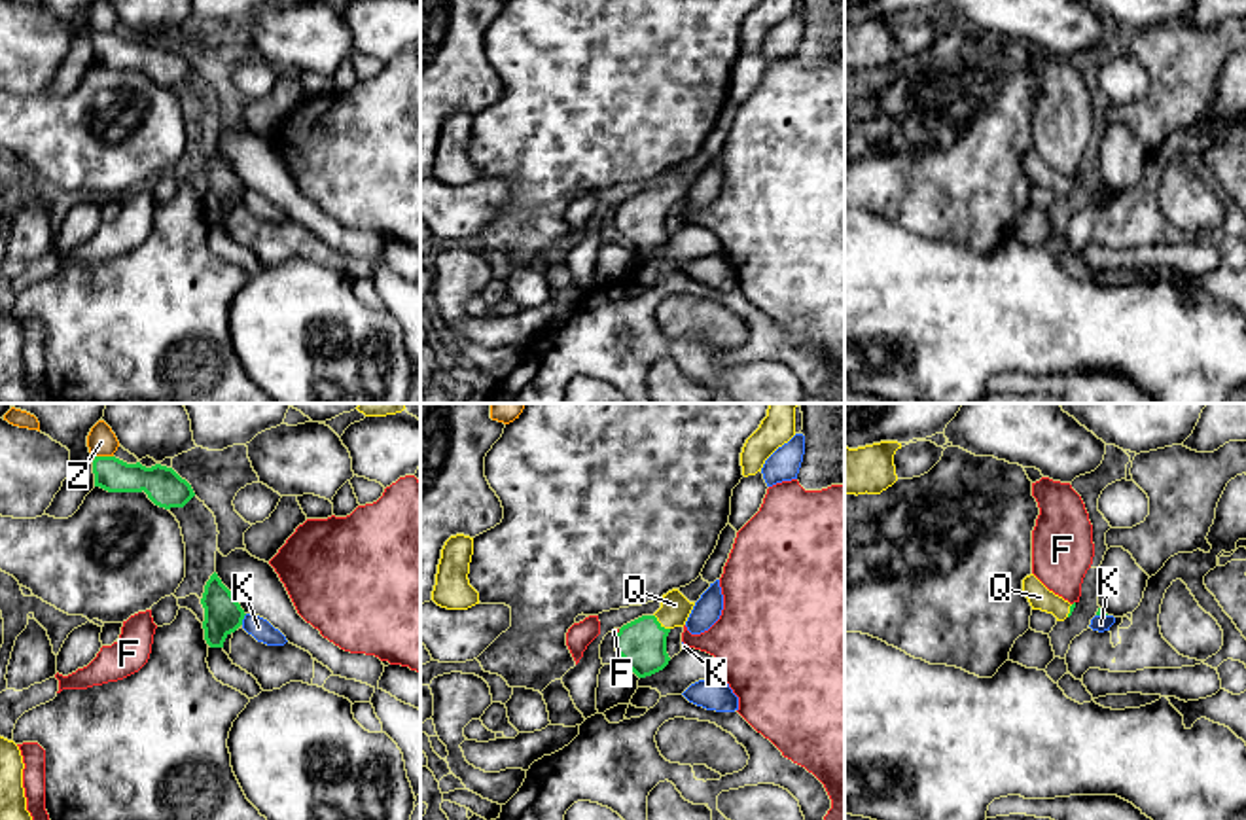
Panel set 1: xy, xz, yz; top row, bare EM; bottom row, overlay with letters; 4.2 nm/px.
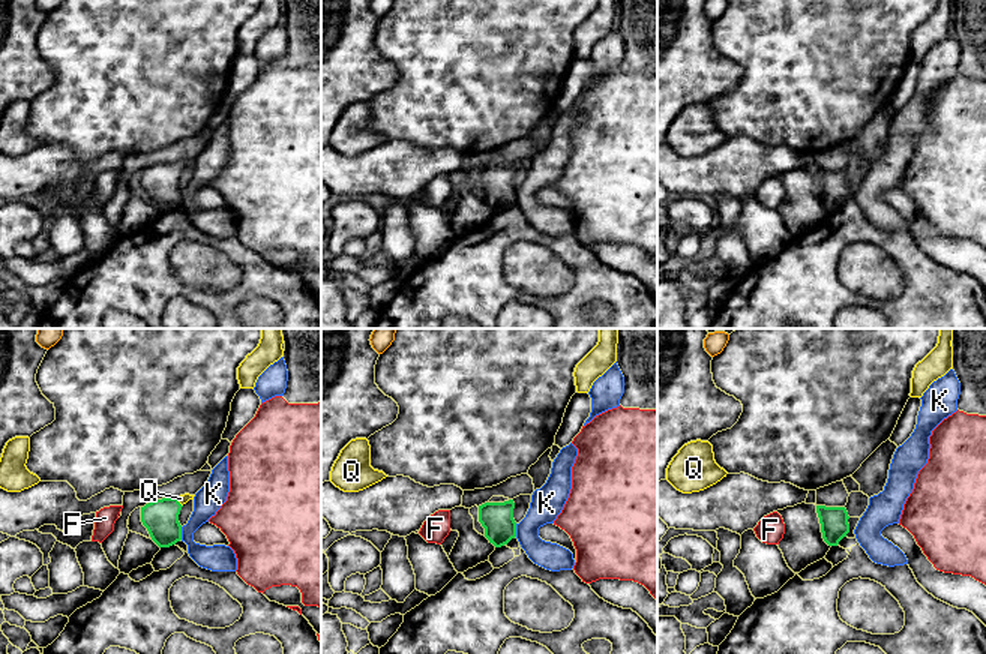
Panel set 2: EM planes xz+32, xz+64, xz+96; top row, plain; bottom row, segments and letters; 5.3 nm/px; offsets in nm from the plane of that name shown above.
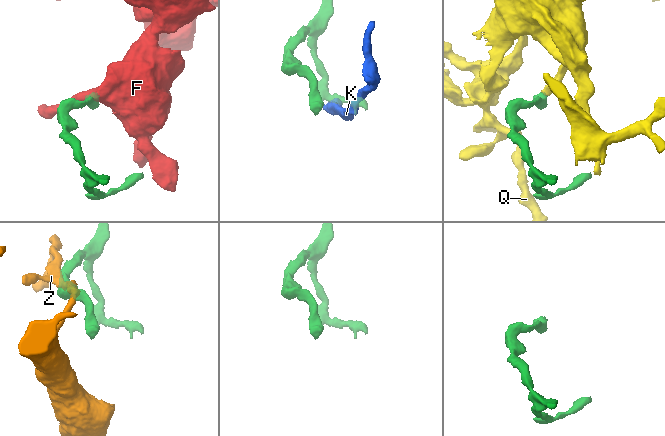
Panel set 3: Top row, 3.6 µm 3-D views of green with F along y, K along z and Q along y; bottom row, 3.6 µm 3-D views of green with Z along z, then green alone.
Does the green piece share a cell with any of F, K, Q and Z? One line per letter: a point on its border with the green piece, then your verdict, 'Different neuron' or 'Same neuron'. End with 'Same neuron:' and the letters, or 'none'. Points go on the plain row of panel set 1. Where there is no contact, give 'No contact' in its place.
F: Touches green at xz (618, 209). Different neuron
K: Touches green at xy (243, 194). Different neuron
Q: Touches green at xz (659, 199). Same neuron
Z: Touches green at xy (105, 33). Different neuron
Same neuron: Q

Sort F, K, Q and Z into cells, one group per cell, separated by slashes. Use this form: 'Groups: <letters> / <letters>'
Groups: F / K / Q / Z

